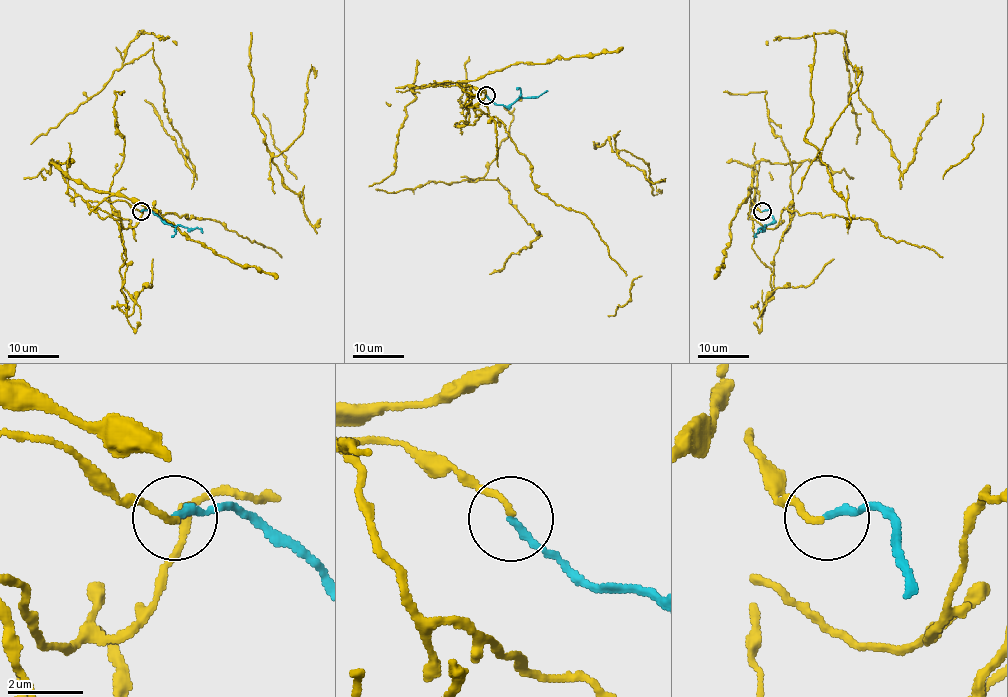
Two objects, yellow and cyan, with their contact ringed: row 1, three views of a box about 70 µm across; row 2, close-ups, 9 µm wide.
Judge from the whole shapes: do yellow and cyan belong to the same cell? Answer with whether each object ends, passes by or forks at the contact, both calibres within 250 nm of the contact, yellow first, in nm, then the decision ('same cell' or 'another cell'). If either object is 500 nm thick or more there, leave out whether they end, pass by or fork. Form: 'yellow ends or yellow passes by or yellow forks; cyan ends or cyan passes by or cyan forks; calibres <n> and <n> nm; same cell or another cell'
yellow ends; cyan ends; calibres 150 and 200 nm; another cell

